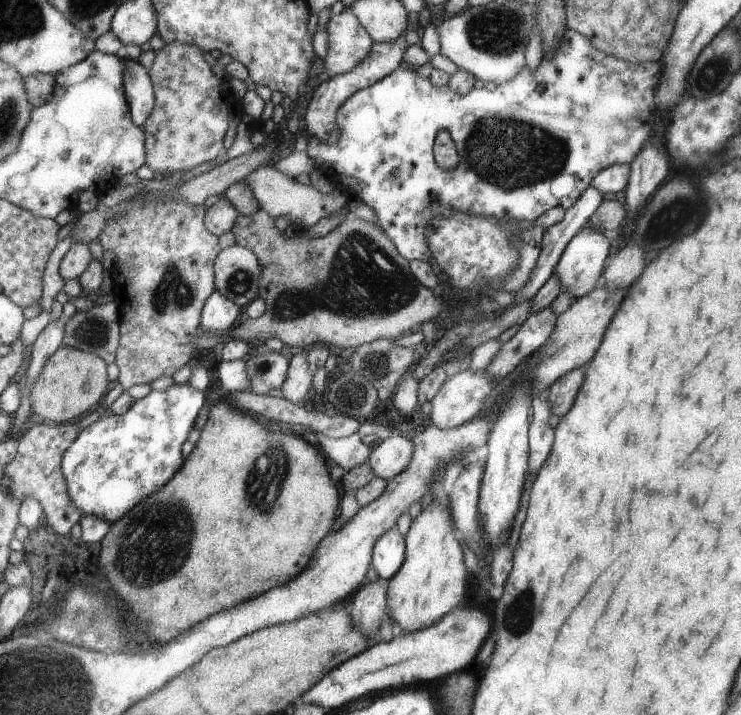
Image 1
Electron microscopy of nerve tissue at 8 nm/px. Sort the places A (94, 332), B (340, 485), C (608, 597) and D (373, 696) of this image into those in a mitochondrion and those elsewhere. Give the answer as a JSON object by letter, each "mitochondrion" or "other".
{"A":"mitochondrion","B":"other","C":"other","D":"other"}

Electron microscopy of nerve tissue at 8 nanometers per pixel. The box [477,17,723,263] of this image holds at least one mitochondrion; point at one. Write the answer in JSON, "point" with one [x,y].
{"point":[678,214]}

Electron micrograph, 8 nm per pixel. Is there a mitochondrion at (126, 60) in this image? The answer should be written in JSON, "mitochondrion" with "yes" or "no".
{"mitochondrion":"no"}

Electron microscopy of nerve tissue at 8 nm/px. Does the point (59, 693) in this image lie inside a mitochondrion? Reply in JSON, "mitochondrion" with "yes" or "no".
{"mitochondrion":"yes"}

